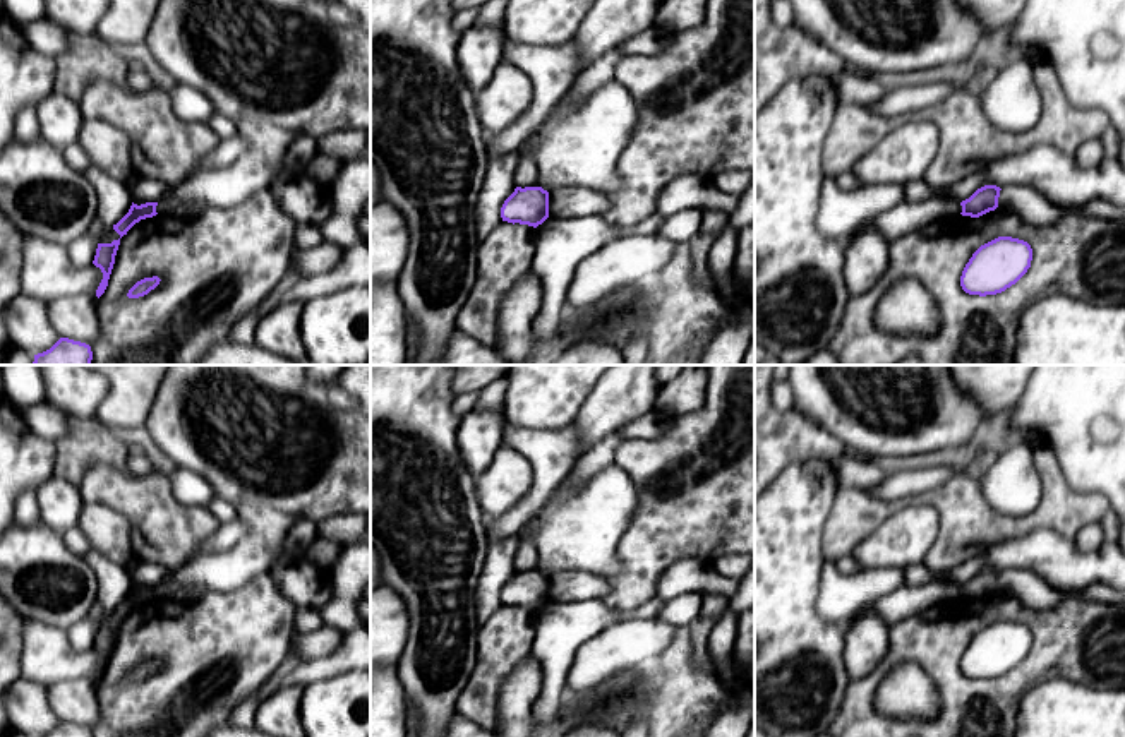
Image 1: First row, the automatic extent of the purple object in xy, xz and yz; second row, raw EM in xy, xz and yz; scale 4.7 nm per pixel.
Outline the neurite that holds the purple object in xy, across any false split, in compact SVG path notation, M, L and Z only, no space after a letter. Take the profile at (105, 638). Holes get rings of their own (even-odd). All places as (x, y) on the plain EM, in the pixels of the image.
M120 622L113 624L111 627L98 627L96 639L93 644L93 648L96 651L99 651L103 656L103 663L96 674L98 682L105 677L105 674L108 670L108 663L110 663L110 658L111 658L111 653L115 648L115 639L117 639L118 629L120 629Z

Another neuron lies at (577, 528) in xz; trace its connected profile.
M616 463L595 473L583 487L575 488L566 476L549 500L525 523L521 535L533 535L538 550L538 571L550 576L559 571L583 571L604 579L621 572L616 547L638 507L638 488Z

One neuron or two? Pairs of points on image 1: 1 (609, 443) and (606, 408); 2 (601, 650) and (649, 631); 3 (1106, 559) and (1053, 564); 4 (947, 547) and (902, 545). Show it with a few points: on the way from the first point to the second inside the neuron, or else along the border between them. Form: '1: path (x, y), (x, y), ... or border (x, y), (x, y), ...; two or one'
1: border (619, 429), (606, 434), (580, 456); two
2: path (613, 650), (637, 643); one
3: path (1093, 564), (1067, 564); one
4: border (932, 506), (938, 516), (938, 535), (921, 563); two

